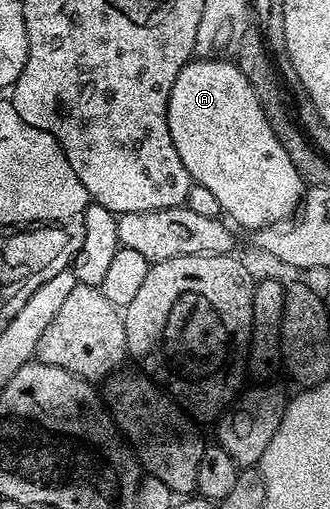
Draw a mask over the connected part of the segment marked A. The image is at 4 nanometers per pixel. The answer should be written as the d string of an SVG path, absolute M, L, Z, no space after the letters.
M208 57L190 61L179 77L175 77L175 85L171 89L169 128L171 141L175 141L175 153L179 153L183 165L187 165L187 173L193 182L206 187L219 200L222 212L230 215L228 218L234 224L237 222L241 227L250 227L250 232L256 233L262 227L281 225L296 216L307 184L295 169L291 157L287 157L287 149L279 145L265 116L265 108L236 62Z

